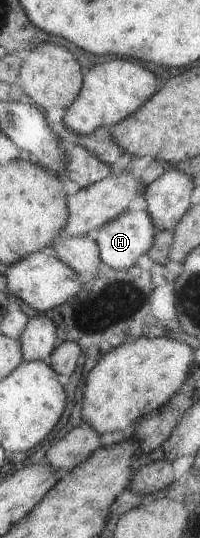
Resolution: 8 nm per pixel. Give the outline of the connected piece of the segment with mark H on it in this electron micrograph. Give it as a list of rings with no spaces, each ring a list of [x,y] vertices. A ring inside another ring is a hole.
[[[126,211],[120,216],[112,218],[94,230],[90,230],[86,235],[98,250],[98,258],[106,266],[118,271],[125,271],[134,266],[135,260],[142,254],[146,254],[154,242],[154,236],[158,234],[158,230],[154,228],[150,216],[142,211]]]

